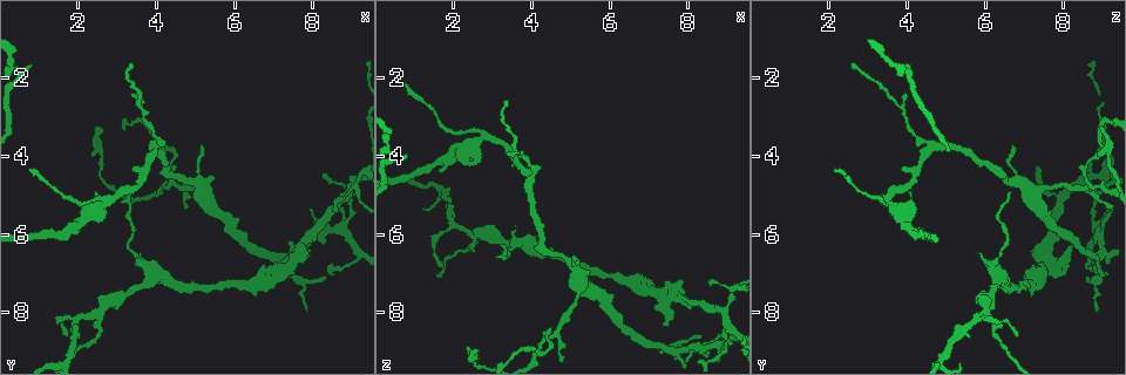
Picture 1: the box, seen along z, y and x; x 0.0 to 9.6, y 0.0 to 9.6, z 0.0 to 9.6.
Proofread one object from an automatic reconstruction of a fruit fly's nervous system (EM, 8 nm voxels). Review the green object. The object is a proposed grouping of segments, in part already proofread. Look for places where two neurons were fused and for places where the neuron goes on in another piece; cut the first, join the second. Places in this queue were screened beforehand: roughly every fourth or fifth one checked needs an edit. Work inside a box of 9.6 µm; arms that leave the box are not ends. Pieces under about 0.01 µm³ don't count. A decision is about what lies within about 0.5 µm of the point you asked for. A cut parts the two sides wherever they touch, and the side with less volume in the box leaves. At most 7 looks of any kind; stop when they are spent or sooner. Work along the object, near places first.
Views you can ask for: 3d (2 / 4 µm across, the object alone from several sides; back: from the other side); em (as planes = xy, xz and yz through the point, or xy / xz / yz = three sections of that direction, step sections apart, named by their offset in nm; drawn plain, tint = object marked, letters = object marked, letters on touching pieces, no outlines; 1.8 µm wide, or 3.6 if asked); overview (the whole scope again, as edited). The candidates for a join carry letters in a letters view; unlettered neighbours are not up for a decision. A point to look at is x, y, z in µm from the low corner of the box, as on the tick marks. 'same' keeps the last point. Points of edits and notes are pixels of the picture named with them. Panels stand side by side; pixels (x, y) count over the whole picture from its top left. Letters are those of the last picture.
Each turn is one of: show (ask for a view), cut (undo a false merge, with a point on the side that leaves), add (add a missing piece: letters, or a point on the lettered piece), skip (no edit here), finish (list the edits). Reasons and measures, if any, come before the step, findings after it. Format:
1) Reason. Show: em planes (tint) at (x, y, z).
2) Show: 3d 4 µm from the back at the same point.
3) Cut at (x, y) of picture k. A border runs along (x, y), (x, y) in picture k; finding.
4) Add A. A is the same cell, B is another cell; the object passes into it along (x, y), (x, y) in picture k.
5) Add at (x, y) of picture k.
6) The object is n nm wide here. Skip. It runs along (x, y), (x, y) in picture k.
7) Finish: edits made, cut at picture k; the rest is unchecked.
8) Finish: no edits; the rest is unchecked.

Thick turns thin. Show: 3d 4 µm at (6.30, 7.30, 7.20).

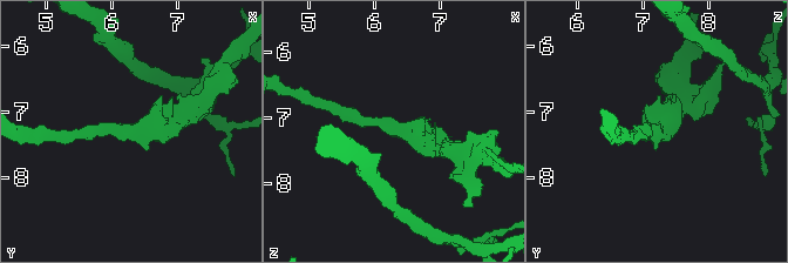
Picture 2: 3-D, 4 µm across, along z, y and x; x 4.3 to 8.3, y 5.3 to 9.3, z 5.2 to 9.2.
Shape alone is not enough. Show: em 3.6 µm planes (letters) at (6.30, 7.30, 7.15).

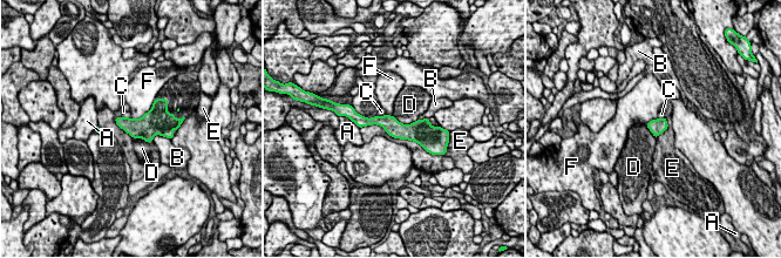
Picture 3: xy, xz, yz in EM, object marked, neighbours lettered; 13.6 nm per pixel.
The object is 220 nm wide here. Skip. A, B, C, D, E and F are other cells; a border runs along (392, 115), (402, 123), (418, 120) in picture 3; one neuron here.

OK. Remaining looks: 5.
Abrupt turn. Show: 3d 4 µm at (9.00, 4.65, 8.50).

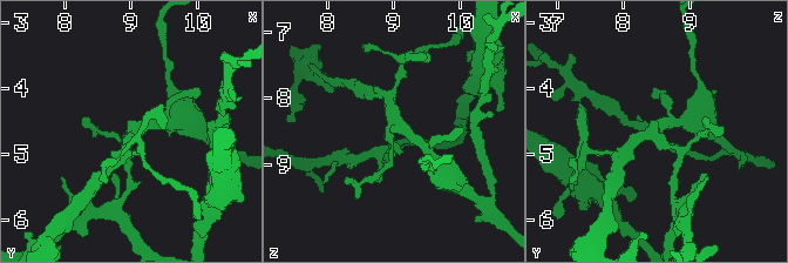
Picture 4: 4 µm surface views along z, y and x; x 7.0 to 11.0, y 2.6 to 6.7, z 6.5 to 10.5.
Show: em yz step 8 (tint) at (9.00, 4.70, 8.45).

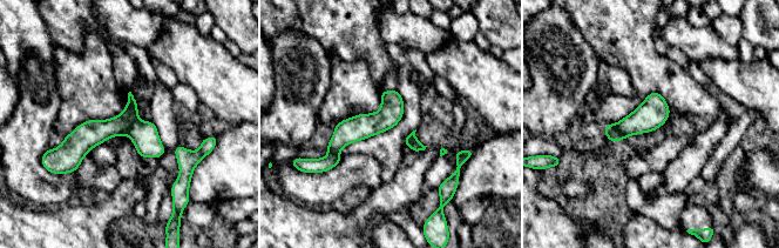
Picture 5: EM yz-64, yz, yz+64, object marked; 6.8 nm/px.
Cut it another way. Show: em planes (letters) at the same point.

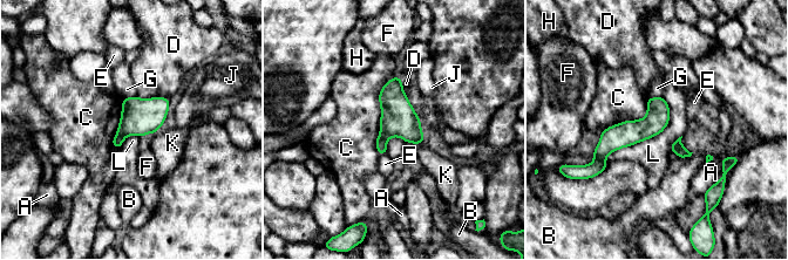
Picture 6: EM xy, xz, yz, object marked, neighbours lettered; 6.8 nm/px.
The object is 160 nm wide here. Cut at (399, 118) of picture 6. A, B, C, D, E, F, G, H, J, K and L are other cells; the part that leaves runs along (660, 100), (597, 165) in picture 6; a second neuron is stuck on.

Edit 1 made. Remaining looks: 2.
Finish: edits made, cut at picture 6; the rest is unchecked.

